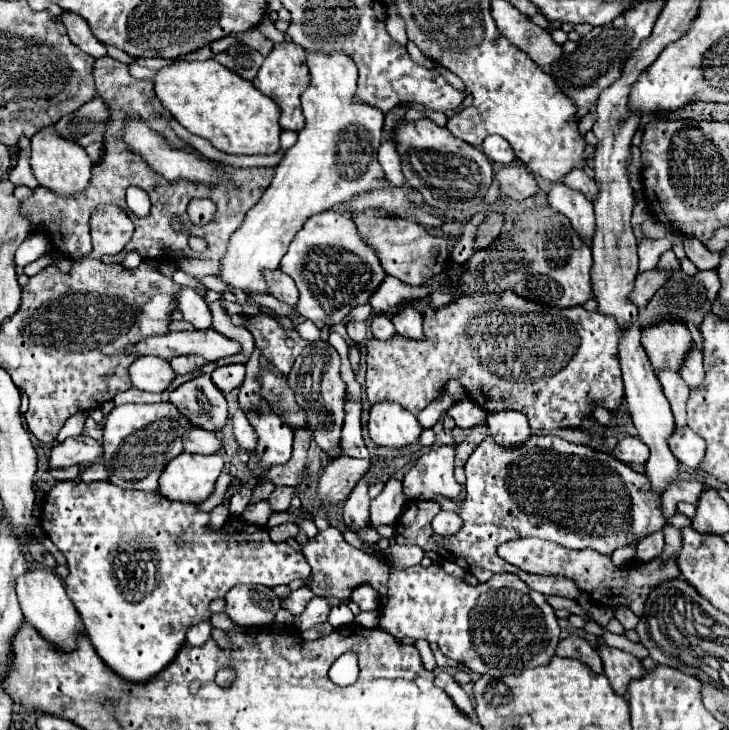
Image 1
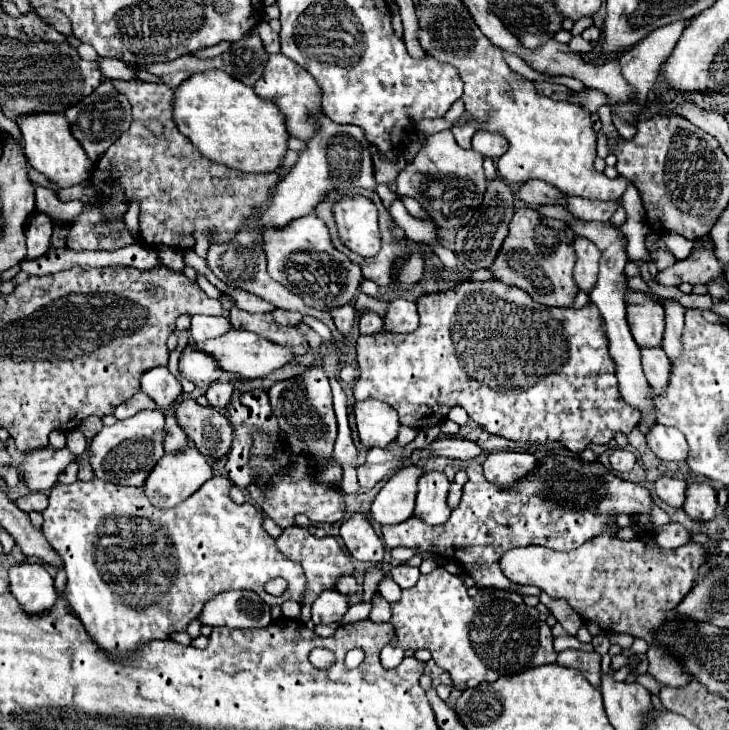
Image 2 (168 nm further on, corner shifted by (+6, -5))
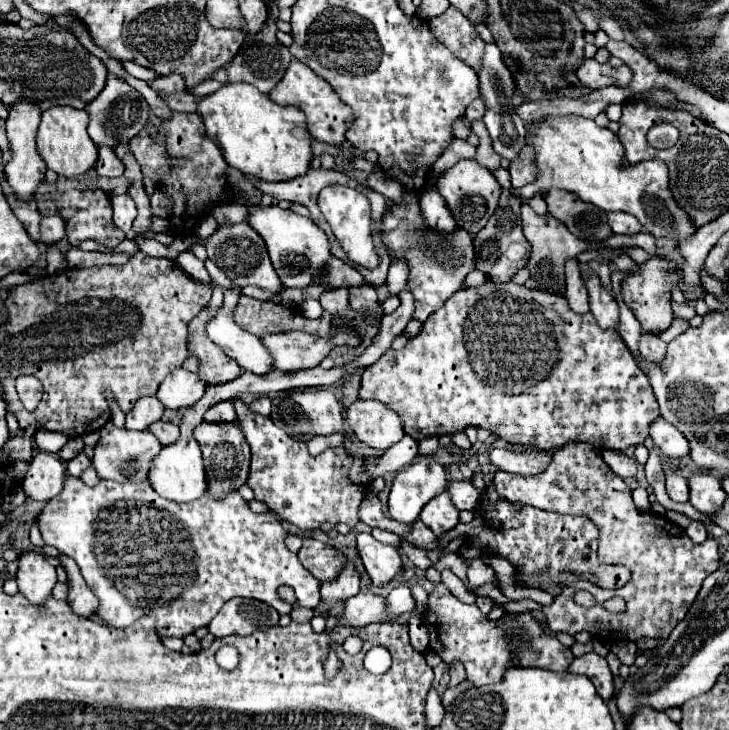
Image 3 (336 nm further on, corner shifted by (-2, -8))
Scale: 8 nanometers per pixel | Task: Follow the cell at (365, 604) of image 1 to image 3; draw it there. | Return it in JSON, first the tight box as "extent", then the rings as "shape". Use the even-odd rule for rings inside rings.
{"extent":[315,561,359,615],"shape":[[[347,561],[343,571],[333,579],[333,581],[323,581],[321,583],[321,603],[315,609],[315,613],[319,615],[319,611],[325,611],[337,603],[337,601],[345,601],[353,595],[359,593],[359,573],[355,571],[353,563]]]}

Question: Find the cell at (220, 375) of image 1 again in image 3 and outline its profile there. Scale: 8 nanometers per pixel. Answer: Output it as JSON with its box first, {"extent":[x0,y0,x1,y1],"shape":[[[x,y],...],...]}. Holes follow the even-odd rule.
{"extent":[203,401,235,423],"shape":[[[221,401],[217,405],[213,405],[205,417],[203,417],[207,423],[233,423],[235,421],[235,409],[233,409],[233,403],[231,401]]]}

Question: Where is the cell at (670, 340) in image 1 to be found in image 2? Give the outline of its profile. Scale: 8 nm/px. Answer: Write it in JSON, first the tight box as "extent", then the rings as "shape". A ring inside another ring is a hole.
{"extent":[629,290,665,348],"shape":[[[629,290],[629,328],[639,348],[663,346],[665,310],[651,296]]]}

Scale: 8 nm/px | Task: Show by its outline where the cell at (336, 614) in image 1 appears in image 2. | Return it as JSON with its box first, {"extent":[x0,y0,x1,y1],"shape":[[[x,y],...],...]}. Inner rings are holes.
{"extent":[339,602,371,626],"shape":[[[361,602],[359,604],[351,604],[349,610],[347,610],[347,614],[343,614],[343,618],[339,620],[339,626],[365,620],[367,614],[369,614],[369,610],[371,610],[371,602],[367,602],[367,604],[361,604]]]}

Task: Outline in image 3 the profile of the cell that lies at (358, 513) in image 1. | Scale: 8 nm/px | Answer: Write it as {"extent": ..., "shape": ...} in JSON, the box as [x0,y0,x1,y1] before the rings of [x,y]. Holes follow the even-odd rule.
{"extent":[357,533,403,587],"shape":[[[357,533],[357,551],[373,585],[383,587],[395,579],[403,561],[395,547],[379,543],[369,533]]]}

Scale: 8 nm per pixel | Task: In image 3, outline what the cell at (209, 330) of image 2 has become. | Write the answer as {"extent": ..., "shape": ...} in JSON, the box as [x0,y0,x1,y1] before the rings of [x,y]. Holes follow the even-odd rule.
{"extent":[207,285,275,375],"shape":[[[233,285],[231,289],[225,289],[223,315],[217,315],[215,319],[211,319],[211,323],[207,325],[207,335],[231,359],[235,359],[243,371],[249,371],[255,375],[267,375],[275,369],[271,353],[267,351],[267,347],[263,345],[263,341],[259,337],[241,329],[233,321],[231,313],[233,313],[239,297],[241,297],[239,287]]]}

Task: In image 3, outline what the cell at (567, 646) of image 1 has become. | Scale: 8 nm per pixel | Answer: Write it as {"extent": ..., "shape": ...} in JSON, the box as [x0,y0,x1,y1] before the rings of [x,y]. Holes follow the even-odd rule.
{"extent":[569,653,615,701],"shape":[[[587,653],[583,657],[577,657],[571,667],[569,667],[569,673],[579,673],[579,675],[585,675],[591,679],[591,683],[595,685],[597,693],[609,701],[615,693],[615,687],[613,687],[613,675],[609,671],[609,665],[603,657],[595,655],[595,653]]]}

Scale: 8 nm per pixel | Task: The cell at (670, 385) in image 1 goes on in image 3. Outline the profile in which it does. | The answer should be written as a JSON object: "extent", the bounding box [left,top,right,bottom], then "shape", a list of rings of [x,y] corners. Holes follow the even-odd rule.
{"extent":[639,333,667,363],"shape":[[[643,333],[639,339],[639,353],[651,363],[661,363],[665,357],[667,345],[653,333]]]}

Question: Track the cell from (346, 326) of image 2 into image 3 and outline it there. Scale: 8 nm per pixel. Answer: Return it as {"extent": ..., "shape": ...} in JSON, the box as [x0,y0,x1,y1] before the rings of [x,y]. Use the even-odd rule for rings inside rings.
{"extent":[321,289,349,317],"shape":[[[331,289],[331,291],[325,291],[321,295],[321,305],[325,311],[329,311],[331,315],[335,317],[343,317],[349,309],[349,303],[347,303],[347,289]]]}

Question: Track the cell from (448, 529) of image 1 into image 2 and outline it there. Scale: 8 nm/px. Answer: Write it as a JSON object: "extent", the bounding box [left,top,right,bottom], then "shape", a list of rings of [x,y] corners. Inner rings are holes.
{"extent":[415,470,451,526],"shape":[[[437,470],[423,472],[417,482],[415,516],[431,526],[445,524],[451,514],[447,506],[447,492],[449,492],[449,480],[443,472]]]}

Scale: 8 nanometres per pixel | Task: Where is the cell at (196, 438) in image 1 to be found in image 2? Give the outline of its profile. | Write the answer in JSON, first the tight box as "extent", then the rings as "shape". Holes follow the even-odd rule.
{"extent":[165,416,191,452],"shape":[[[167,416],[167,424],[165,424],[165,452],[181,452],[189,444],[191,442],[183,434],[183,430],[179,428],[175,416]]]}

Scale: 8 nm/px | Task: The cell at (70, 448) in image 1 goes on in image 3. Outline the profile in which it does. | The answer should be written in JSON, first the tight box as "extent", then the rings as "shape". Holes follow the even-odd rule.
{"extent":[23,451,63,501],"shape":[[[39,451],[23,479],[23,491],[35,501],[49,501],[63,489],[63,463],[57,455]]]}

